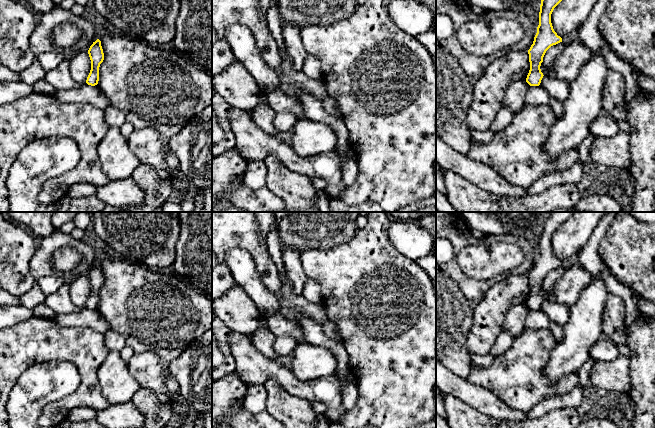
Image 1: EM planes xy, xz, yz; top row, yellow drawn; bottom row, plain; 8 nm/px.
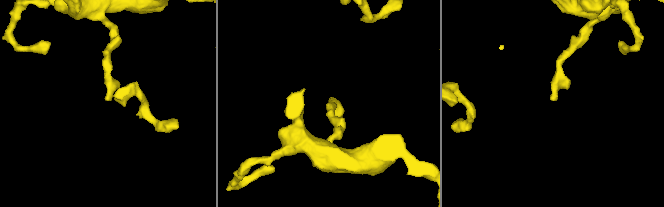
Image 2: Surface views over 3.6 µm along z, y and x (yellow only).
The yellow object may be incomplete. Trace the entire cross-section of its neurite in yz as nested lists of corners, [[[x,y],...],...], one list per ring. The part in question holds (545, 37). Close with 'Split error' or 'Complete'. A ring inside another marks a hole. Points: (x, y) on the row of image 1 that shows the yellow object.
[[[541,0],[539,25],[533,44],[528,50],[530,70],[526,82],[530,86],[539,86],[543,78],[540,66],[546,51],[553,45],[562,42],[562,38],[554,31],[551,14],[562,0]]]. Complete

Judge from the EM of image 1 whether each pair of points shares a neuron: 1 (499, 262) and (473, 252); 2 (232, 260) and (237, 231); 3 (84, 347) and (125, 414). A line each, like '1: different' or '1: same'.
1: same
2: different
3: different

